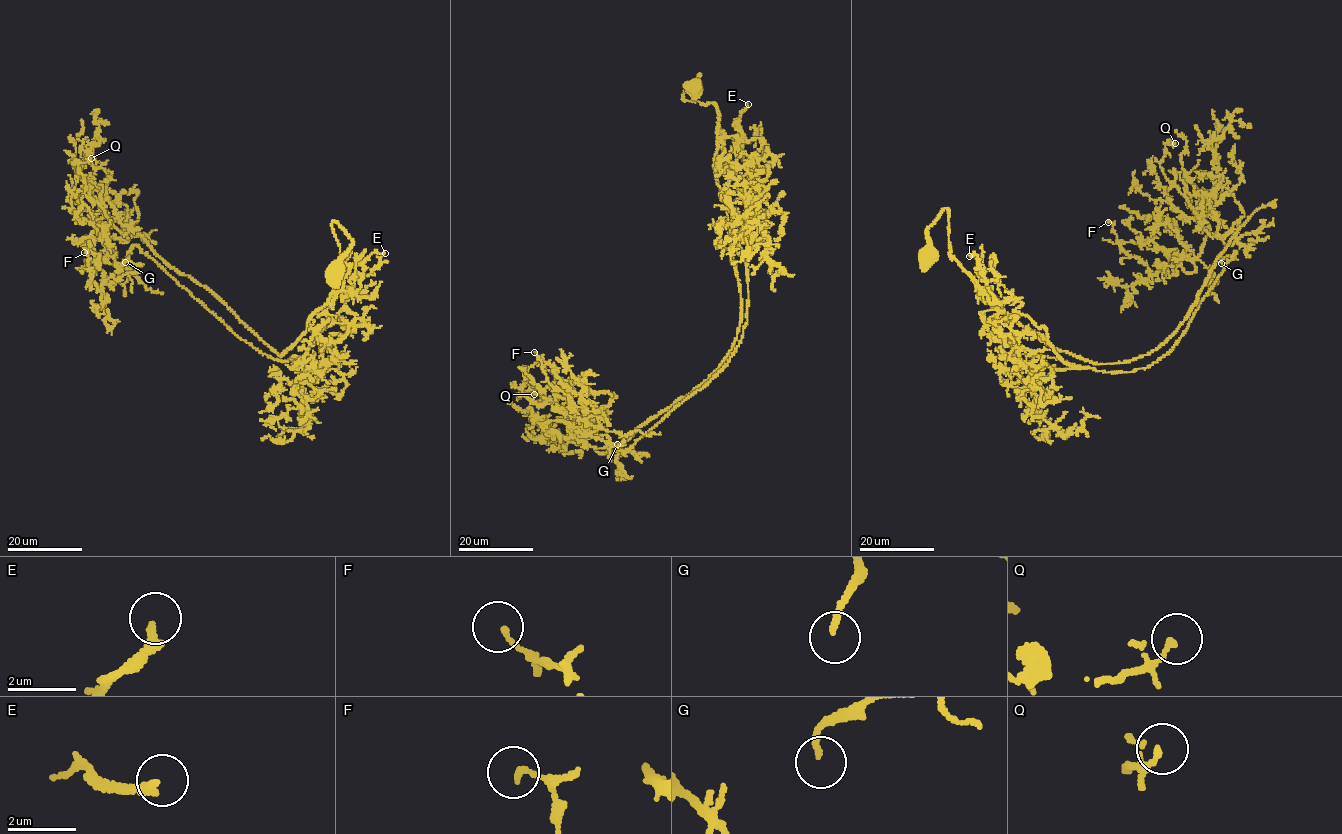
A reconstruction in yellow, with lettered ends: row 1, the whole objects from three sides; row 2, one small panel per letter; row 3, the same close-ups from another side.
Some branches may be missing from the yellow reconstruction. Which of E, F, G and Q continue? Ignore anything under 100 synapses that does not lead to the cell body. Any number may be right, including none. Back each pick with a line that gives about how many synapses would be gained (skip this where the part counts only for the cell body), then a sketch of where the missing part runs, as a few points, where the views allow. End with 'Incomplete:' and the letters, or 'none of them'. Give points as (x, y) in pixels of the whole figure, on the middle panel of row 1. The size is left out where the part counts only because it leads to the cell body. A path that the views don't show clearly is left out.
G: Roughly 200 synapses. Course of what is missing: (617, 444), (588, 442), (555, 421), (550, 410), (554, 398), (564, 401), (572, 395), (572, 389), (583, 392)
Incomplete: G

